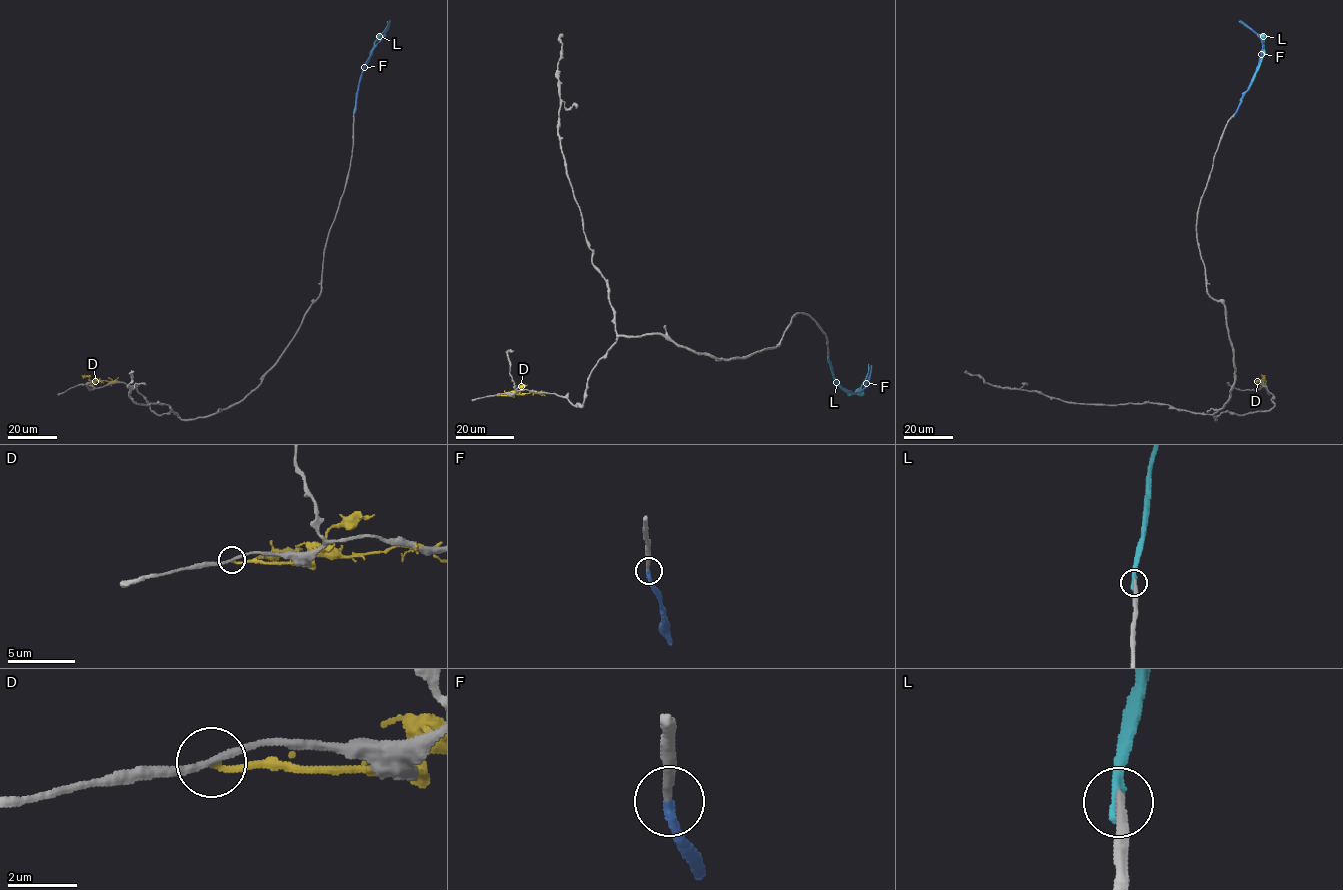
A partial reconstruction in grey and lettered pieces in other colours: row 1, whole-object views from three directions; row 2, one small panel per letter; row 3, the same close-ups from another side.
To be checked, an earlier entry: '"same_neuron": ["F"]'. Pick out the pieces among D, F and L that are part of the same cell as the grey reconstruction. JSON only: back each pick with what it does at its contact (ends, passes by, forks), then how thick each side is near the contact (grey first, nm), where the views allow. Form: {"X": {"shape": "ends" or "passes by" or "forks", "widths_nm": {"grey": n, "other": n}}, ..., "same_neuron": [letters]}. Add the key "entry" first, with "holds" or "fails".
{"entry": "holds", "F": {"shape": "ends", "widths_nm": {"grey": 280, "other": 320}}, "same_neuron": ["F"]}

